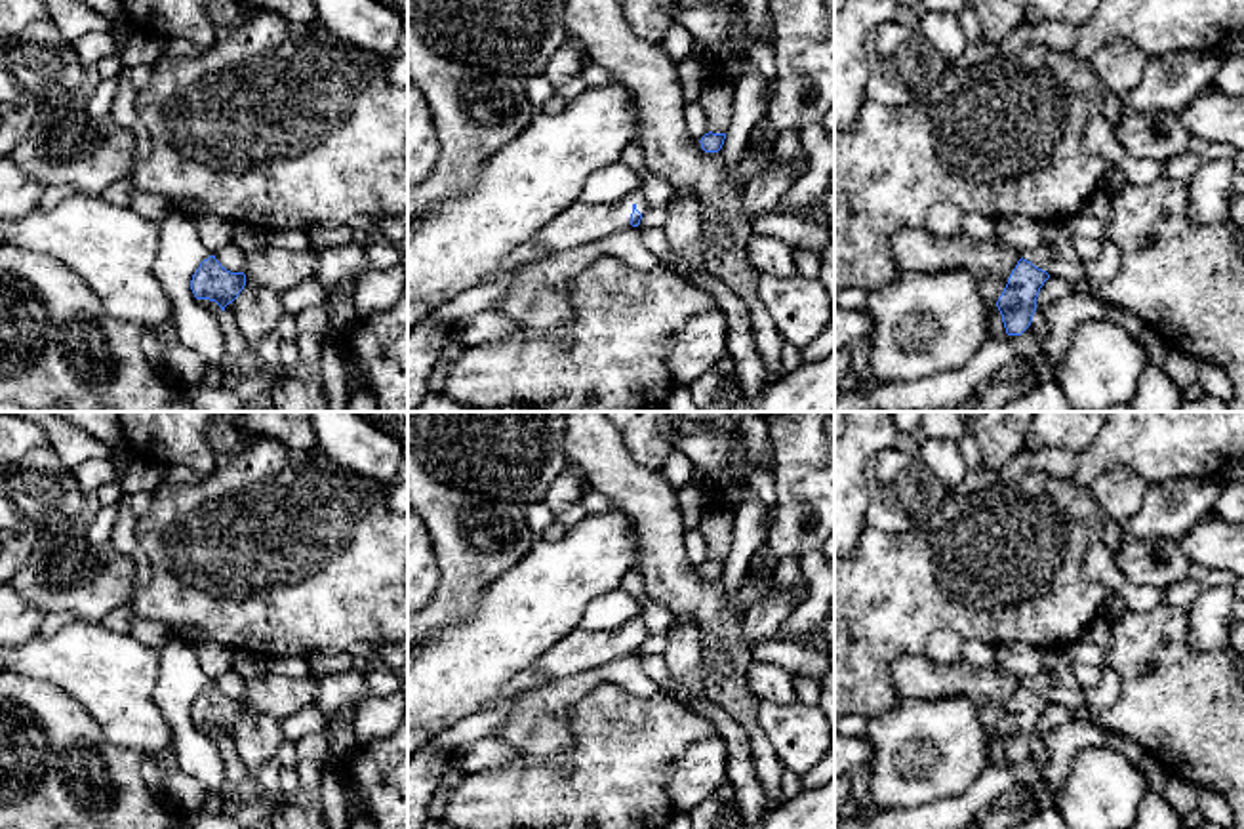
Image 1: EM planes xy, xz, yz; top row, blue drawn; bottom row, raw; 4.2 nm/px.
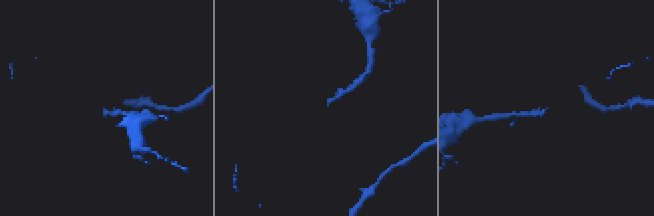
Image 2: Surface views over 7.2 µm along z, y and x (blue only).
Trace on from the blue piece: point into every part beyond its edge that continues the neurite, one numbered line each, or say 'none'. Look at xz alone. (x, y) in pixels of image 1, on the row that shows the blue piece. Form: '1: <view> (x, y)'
1: xz (581, 223)

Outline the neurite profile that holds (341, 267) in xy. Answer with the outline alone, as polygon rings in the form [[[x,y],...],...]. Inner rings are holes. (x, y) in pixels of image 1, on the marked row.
[[[354,242],[328,248],[318,253],[320,269],[316,278],[326,288],[326,311],[333,332],[345,332],[356,320],[354,290],[356,282],[370,271],[364,248]]]

